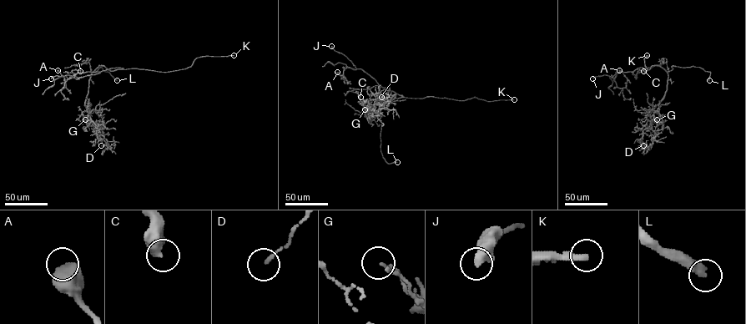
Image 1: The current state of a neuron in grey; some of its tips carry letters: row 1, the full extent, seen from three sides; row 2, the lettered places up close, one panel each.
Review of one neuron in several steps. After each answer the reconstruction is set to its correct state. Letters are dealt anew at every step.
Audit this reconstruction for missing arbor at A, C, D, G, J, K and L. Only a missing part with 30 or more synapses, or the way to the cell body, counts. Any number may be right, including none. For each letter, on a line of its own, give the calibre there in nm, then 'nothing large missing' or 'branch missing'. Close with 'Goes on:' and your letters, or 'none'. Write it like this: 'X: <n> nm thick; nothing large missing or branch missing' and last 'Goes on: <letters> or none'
A: 700 nm thick; nothing large missing
C: 500 nm thick; nothing large missing
D: 130 nm thick; nothing large missing
G: 130 nm thick; nothing large missing
J: 460 nm thick; nothing large missing
K: 280 nm thick; branch missing
L: 380 nm thick; branch missing
Goes on: K, L

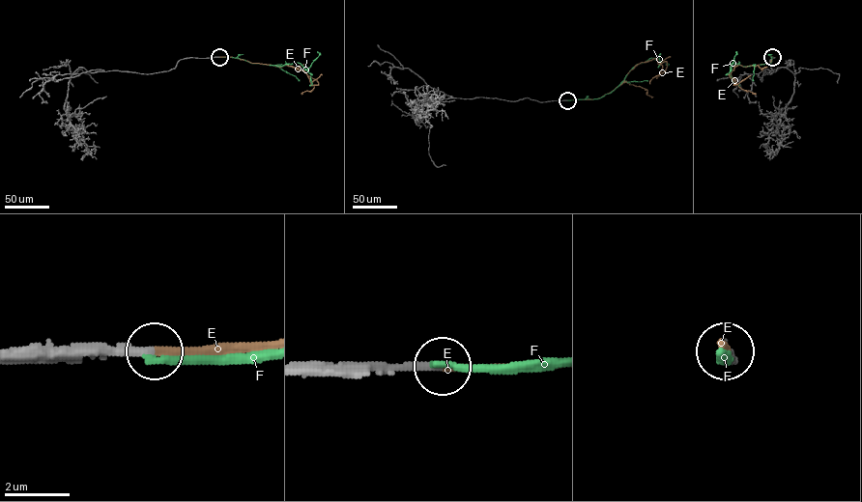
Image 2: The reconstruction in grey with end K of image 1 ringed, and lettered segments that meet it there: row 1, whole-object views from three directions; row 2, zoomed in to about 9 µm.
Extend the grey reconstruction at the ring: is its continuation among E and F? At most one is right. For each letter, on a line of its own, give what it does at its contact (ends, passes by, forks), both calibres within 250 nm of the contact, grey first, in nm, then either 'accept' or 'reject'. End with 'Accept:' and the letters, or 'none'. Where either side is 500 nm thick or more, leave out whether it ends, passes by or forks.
E: it ends there; 280 nm thick on the grey side, 220 nm on the other; accept
F: it ends there; 280 nm thick on the grey side, 200 nm on the other; reject
Accept: E

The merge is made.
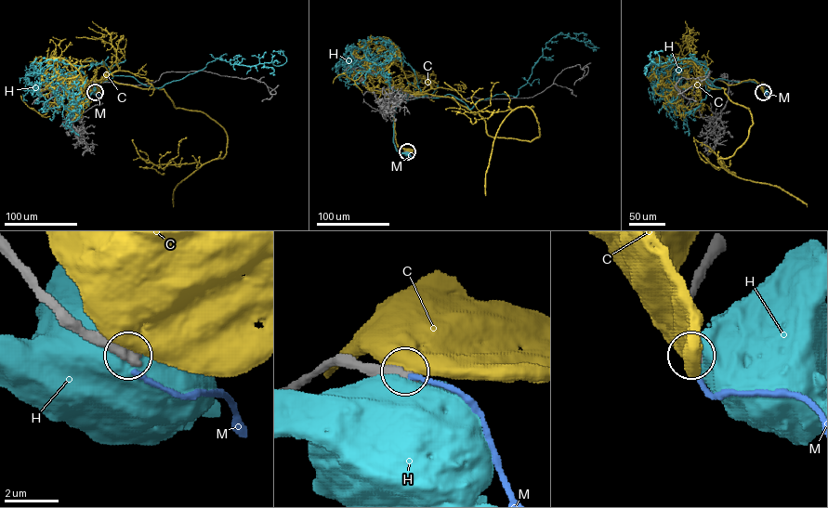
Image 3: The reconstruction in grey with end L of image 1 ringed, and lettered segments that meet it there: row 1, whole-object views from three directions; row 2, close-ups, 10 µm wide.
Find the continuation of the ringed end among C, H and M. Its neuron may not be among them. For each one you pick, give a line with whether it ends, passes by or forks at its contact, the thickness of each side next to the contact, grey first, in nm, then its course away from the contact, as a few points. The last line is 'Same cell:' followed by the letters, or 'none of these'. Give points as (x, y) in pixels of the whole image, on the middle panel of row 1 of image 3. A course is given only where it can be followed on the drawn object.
Same cell: none of these

